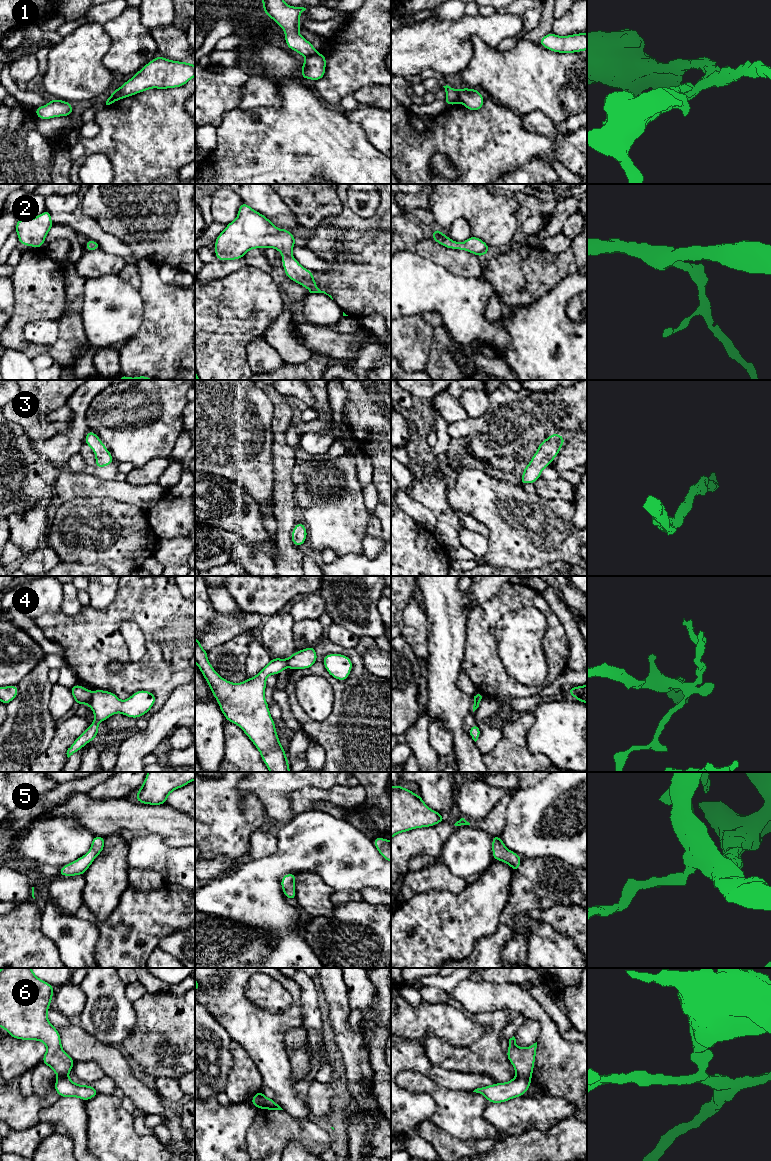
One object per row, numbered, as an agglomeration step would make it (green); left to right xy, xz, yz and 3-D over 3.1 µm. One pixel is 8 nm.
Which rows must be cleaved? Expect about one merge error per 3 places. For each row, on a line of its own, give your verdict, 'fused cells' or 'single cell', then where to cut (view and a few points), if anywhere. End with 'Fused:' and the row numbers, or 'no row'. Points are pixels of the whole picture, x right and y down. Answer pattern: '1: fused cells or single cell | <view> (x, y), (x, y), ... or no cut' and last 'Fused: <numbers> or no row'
1: fused cells | xz (317, 52), (307, 57)
2: single cell | no cut
3: single cell | no cut
4: fused cells | xy (92, 692), (88, 705)
5: single cell | no cut
6: fused cells | yz (516, 1076), (530, 1079)
Fused: 1, 4, 6

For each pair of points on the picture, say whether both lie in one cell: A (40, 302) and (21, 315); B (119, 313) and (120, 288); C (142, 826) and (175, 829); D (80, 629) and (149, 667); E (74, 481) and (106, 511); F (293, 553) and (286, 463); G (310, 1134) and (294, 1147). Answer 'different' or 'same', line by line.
A: same
B: same
C: same
D: same
E: different
F: same
G: different

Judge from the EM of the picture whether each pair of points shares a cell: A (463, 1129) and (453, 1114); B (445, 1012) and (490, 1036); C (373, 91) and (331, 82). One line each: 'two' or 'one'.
A: one
B: two
C: two

